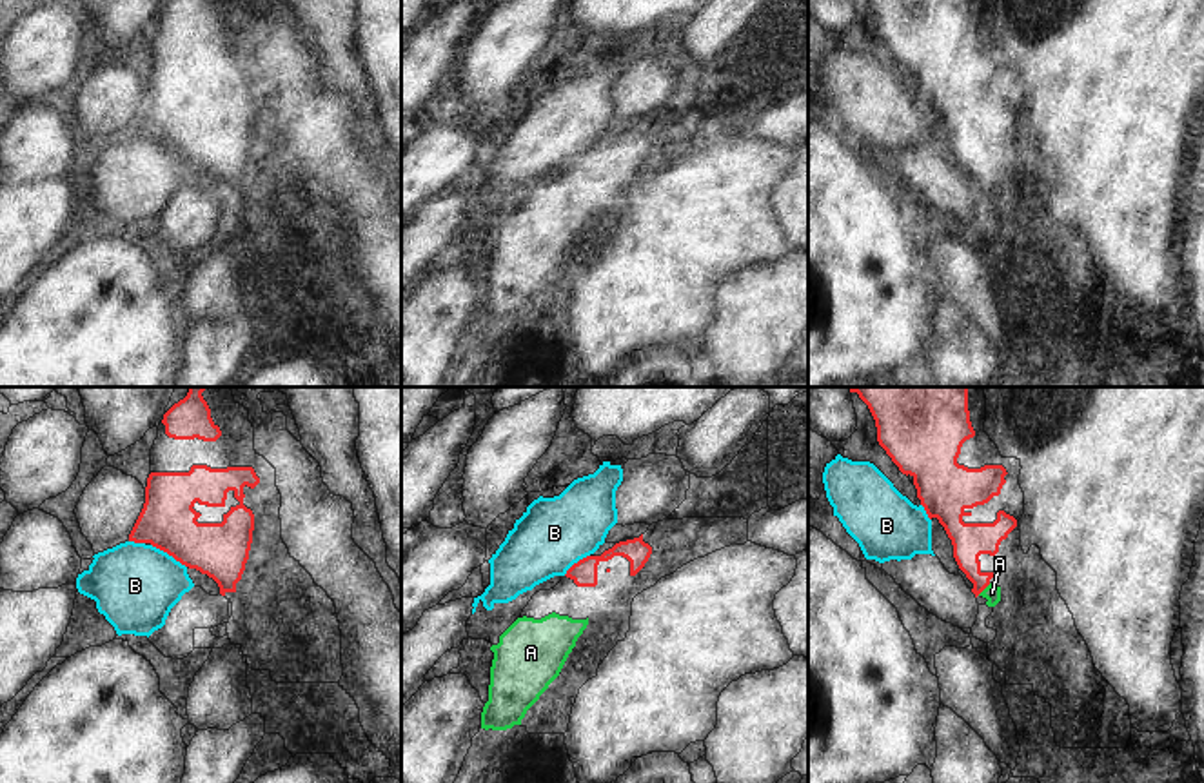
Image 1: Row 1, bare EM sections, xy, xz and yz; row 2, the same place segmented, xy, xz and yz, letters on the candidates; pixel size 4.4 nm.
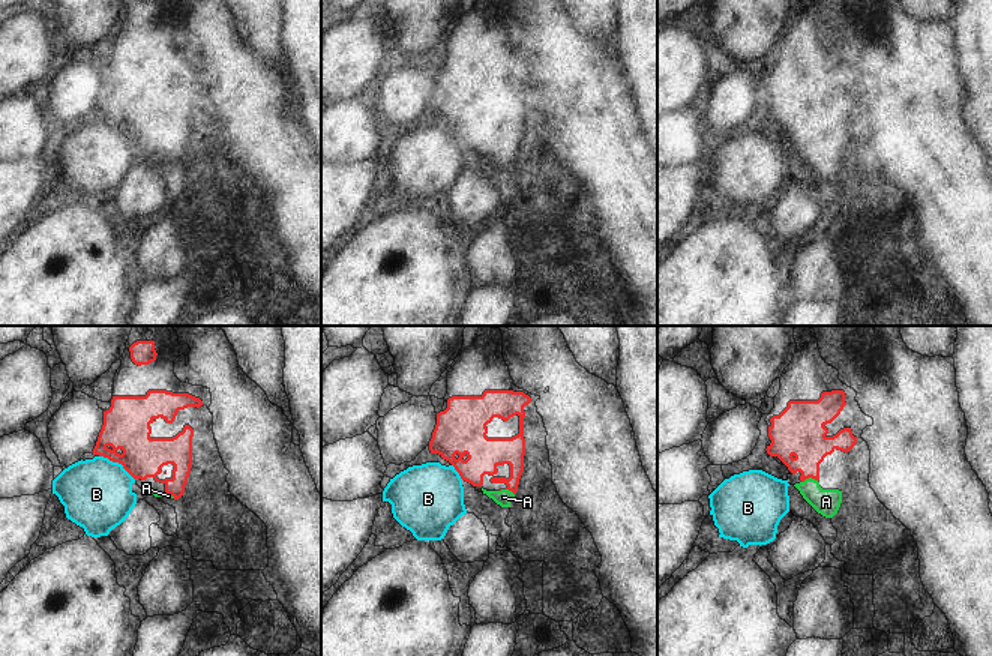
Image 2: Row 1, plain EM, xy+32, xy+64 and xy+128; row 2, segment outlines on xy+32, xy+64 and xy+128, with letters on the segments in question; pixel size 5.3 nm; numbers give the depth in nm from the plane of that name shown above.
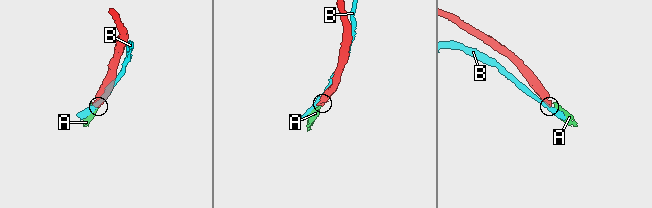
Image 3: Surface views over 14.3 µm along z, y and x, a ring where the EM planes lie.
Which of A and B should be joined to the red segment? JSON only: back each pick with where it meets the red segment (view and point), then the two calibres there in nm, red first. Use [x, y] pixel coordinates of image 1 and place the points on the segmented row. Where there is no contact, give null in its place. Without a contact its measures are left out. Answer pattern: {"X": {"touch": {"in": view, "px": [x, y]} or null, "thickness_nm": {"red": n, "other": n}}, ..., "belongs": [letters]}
{"A": {"touch": {"in": "yz", "px": [983, 589]}, "thickness_nm": {"red": 160, "other": 80}}, "belongs": ["A"]}

